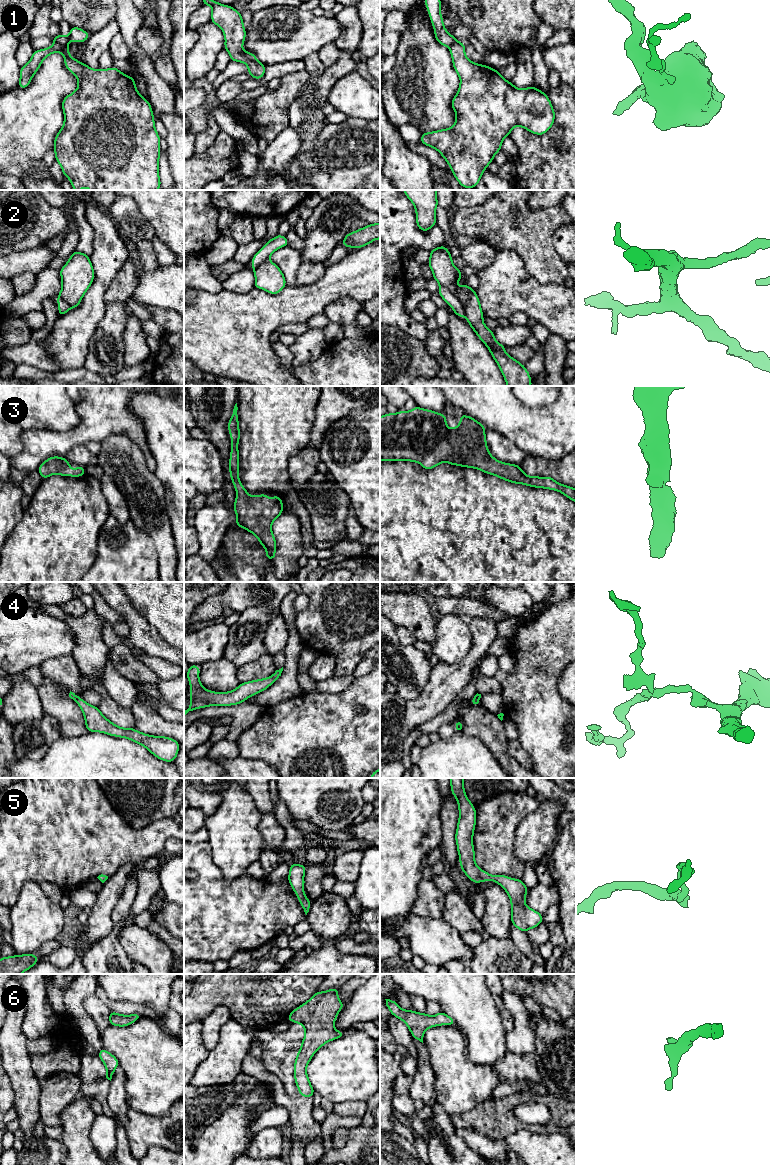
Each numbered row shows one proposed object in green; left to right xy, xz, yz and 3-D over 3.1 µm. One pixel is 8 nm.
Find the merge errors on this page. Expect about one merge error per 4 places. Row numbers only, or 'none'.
1, 2

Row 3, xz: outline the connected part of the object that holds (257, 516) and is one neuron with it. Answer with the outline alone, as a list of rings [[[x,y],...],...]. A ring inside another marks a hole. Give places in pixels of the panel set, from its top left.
[[[237,403],[228,422],[228,430],[231,437],[231,452],[229,460],[230,478],[237,492],[233,510],[237,515],[235,522],[239,526],[253,535],[259,543],[266,549],[266,558],[272,560],[276,558],[276,540],[272,533],[272,523],[281,515],[284,510],[281,497],[279,495],[267,498],[267,493],[259,496],[250,496],[239,479],[239,451],[238,443],[241,432],[238,422]]]

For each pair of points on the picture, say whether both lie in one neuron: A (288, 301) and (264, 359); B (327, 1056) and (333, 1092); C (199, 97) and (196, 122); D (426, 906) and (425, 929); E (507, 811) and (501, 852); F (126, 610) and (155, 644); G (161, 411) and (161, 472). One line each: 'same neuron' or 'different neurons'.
A: same neuron
B: same neuron
C: same neuron
D: different neurons
E: same neuron
F: same neuron
G: same neuron

